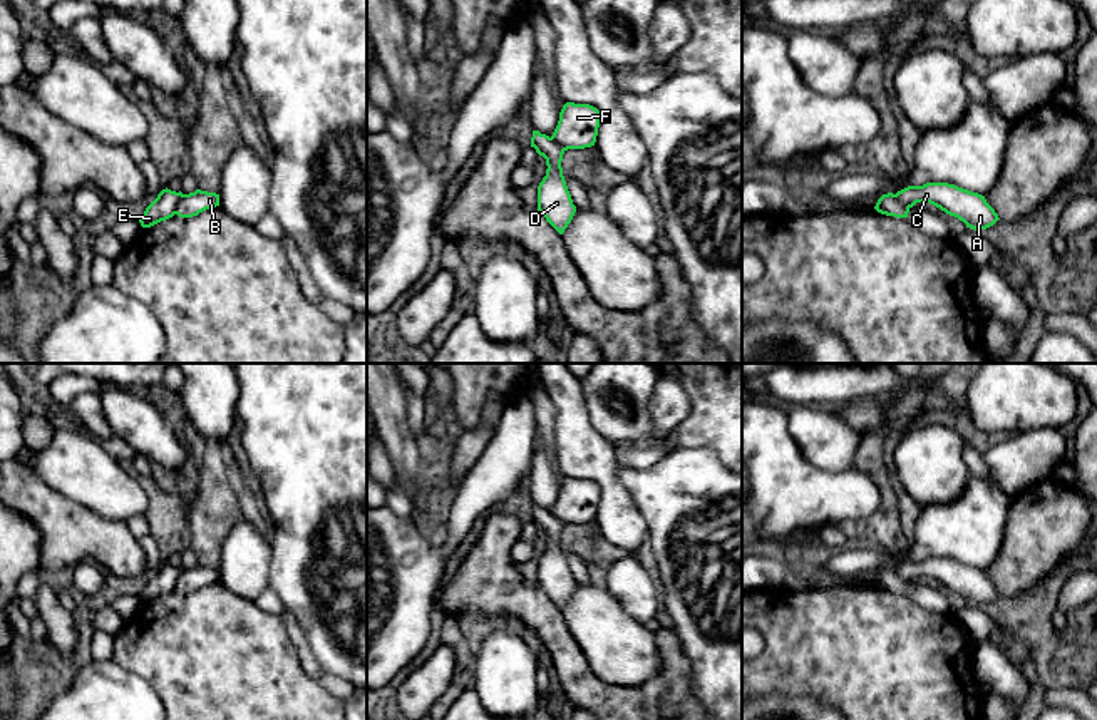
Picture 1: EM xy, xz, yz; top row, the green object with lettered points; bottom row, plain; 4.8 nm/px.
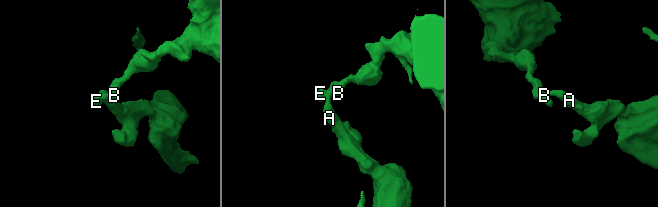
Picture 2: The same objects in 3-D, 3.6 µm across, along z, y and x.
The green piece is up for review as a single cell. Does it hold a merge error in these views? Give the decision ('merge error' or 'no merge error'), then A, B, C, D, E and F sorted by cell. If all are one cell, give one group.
merge error; groups A C D E / B F

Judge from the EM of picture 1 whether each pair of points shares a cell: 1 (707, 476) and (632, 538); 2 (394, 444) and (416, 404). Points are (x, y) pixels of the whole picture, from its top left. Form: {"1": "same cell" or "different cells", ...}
{"1": "different cells", "2": "different cells"}

